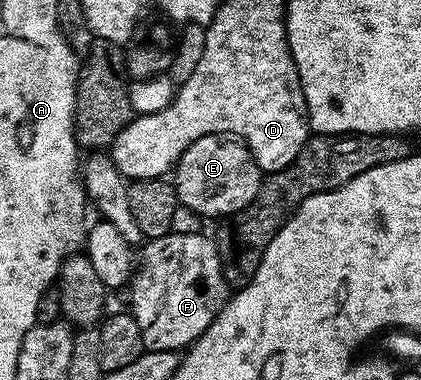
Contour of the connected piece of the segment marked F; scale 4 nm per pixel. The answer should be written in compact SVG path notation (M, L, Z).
M171 232L142 245L143 265L138 265L130 281L129 311L141 326L141 338L146 351L179 352L195 340L217 318L229 299L216 241L207 234L177 234Z

